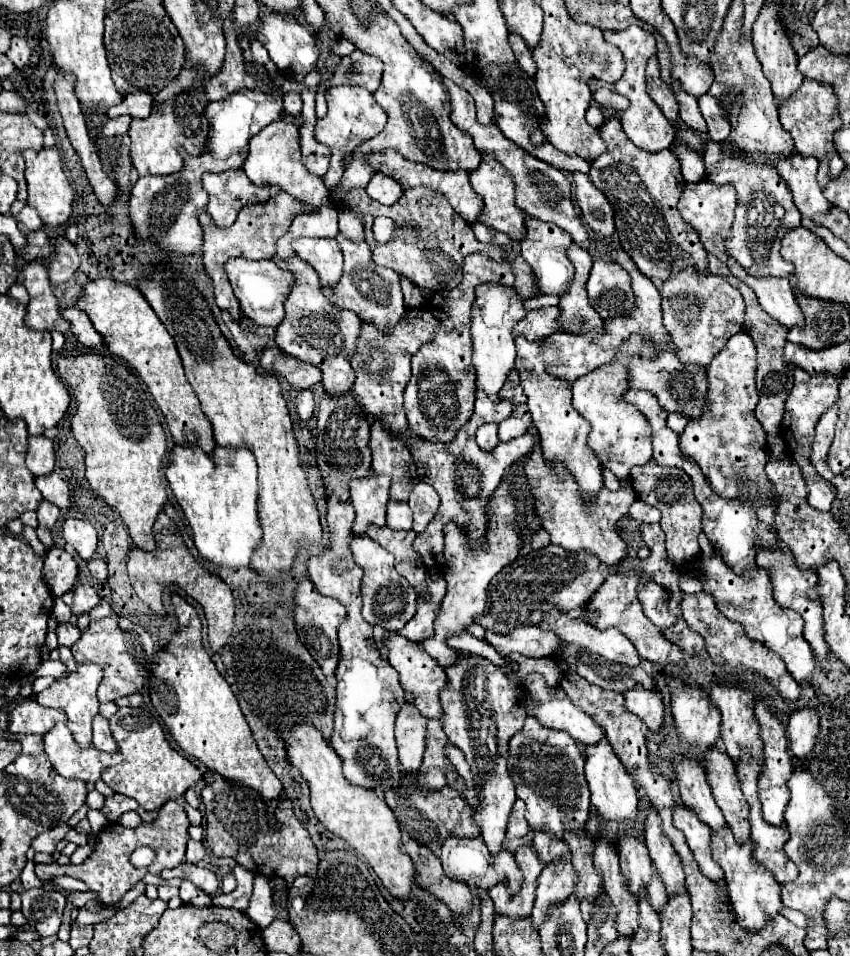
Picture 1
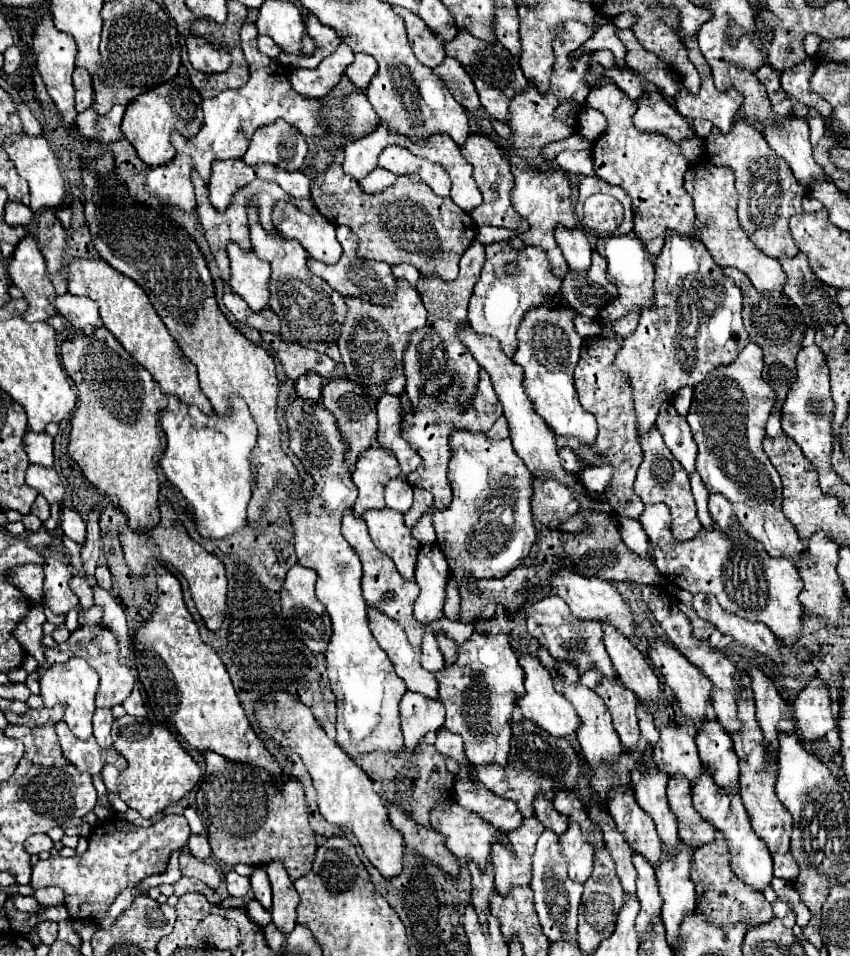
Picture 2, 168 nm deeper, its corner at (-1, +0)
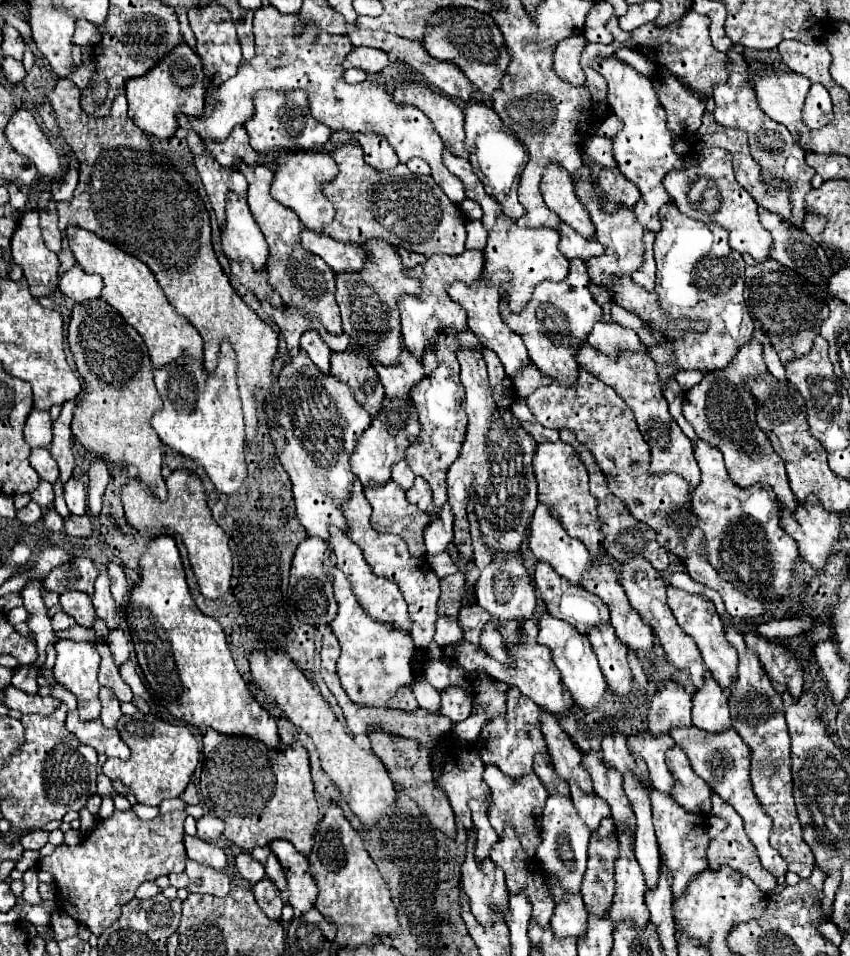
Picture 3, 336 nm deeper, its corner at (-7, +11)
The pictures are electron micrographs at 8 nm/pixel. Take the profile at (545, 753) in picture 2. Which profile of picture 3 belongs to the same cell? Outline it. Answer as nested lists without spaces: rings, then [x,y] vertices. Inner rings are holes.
[[[515,686],[507,688],[505,704],[507,704],[505,714],[497,716],[495,720],[491,720],[483,726],[483,730],[475,742],[475,748],[481,754],[485,764],[497,764],[501,772],[517,778],[517,776],[525,776],[527,772],[533,772],[531,764],[533,764],[533,756],[537,752],[547,756],[545,738],[539,728],[541,708],[533,700],[527,700]]]

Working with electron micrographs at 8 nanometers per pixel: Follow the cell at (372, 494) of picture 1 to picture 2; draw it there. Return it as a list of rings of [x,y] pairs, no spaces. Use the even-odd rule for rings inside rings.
[[[377,443],[365,455],[361,455],[361,459],[357,461],[357,469],[351,475],[353,483],[359,489],[353,515],[361,517],[369,509],[383,509],[383,489],[389,479],[399,475],[399,471],[401,469],[397,467],[397,459],[393,459],[389,451],[381,451]]]

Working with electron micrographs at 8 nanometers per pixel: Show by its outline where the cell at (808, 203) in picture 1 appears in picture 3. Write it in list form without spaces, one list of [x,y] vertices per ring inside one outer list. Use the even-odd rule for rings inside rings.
[[[763,66],[761,70],[755,72],[755,92],[757,92],[757,102],[759,102],[759,108],[769,116],[773,118],[775,122],[787,126],[787,130],[791,132],[791,136],[797,140],[797,144],[805,150],[805,152],[811,152],[809,148],[809,134],[811,130],[803,124],[803,118],[801,118],[801,112],[803,112],[803,102],[805,102],[805,96],[811,88],[811,82],[797,74],[797,72],[783,72],[783,70],[777,70],[777,68],[767,68]]]

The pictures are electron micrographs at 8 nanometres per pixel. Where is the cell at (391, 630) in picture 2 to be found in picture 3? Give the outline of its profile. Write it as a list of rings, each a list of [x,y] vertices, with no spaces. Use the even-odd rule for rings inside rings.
[[[331,526],[329,536],[331,536],[331,538],[329,538],[331,548],[333,548],[335,556],[337,556],[337,566],[339,566],[341,572],[347,574],[347,578],[349,578],[349,582],[351,582],[351,586],[353,586],[353,592],[355,592],[357,600],[363,604],[363,608],[365,608],[375,620],[379,620],[379,622],[389,622],[389,624],[393,624],[393,626],[397,626],[397,628],[409,630],[409,628],[411,628],[411,620],[407,618],[407,604],[405,604],[405,600],[403,600],[403,596],[401,596],[399,586],[397,586],[393,580],[387,580],[387,578],[383,578],[383,576],[373,574],[373,570],[369,568],[369,564],[367,564],[365,558],[363,558],[361,548],[359,548],[355,542],[351,542],[345,532],[341,532],[339,528]]]

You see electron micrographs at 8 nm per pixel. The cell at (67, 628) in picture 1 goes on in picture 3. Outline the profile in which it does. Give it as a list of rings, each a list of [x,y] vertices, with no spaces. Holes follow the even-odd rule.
[[[57,612],[57,614],[51,618],[51,622],[53,622],[53,630],[65,630],[65,628],[69,628],[69,626],[75,624],[75,618],[71,618],[71,616],[65,614],[65,612]]]

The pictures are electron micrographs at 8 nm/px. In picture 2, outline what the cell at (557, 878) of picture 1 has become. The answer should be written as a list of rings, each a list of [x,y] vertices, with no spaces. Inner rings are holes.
[[[569,821],[569,829],[559,839],[559,843],[561,843],[561,855],[567,861],[569,879],[575,883],[585,883],[593,871],[593,847],[585,843],[577,823]]]

